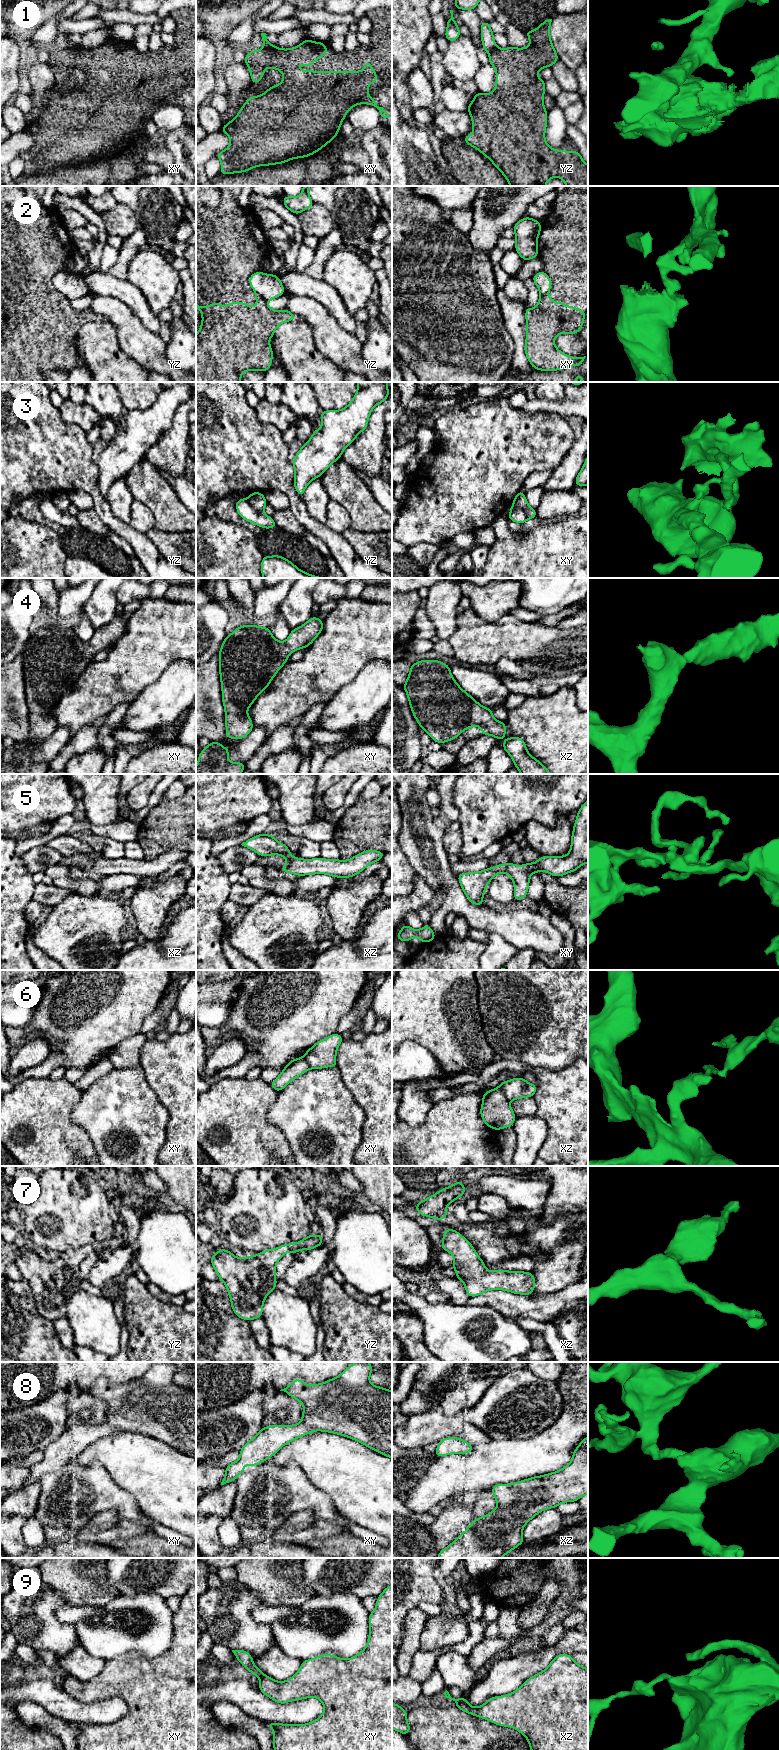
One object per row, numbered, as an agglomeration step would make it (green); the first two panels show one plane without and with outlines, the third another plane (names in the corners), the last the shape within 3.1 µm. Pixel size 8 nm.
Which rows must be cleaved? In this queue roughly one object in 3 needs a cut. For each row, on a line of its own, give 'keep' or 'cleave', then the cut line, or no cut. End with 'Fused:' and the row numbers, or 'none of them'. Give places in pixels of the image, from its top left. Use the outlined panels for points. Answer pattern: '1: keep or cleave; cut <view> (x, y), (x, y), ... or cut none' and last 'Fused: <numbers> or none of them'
1: cleave; cut xy (273, 46), (264, 48)
2: cleave; cut yz (256, 292), (267, 301)
3: cleave; cut xy (512, 506), (519, 507), (528, 518)
4: keep; cut none
5: keep; cut none
6: cleave; cut xz (503, 1081), (501, 1089), (508, 1101)
7: keep; cut none
8: keep; cut none
9: cleave; cut xy (264, 1674), (260, 1678)
Fused: 1, 2, 3, 6, 9

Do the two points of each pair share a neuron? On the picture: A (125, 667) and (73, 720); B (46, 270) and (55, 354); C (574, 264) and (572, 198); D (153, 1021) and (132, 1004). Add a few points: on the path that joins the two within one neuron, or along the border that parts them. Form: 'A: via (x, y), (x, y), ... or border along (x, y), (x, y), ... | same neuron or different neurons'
A: via (111, 675), (83, 705) | same neuron
B: via (45, 291), (45, 333) | same neuron
C: via (574, 248), (574, 214) | same neuron
D: border along (159, 1002), (157, 1007), (144, 1020), (140, 1032) | different neurons

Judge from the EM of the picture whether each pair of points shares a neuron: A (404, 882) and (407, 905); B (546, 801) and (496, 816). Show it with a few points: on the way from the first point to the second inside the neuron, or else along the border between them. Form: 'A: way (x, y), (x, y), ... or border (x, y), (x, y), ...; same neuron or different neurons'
A: border (417, 874), (414, 877), (414, 889), (402, 896); different neurons
B: way (534, 801), (511, 801), (508, 804); same neuron

